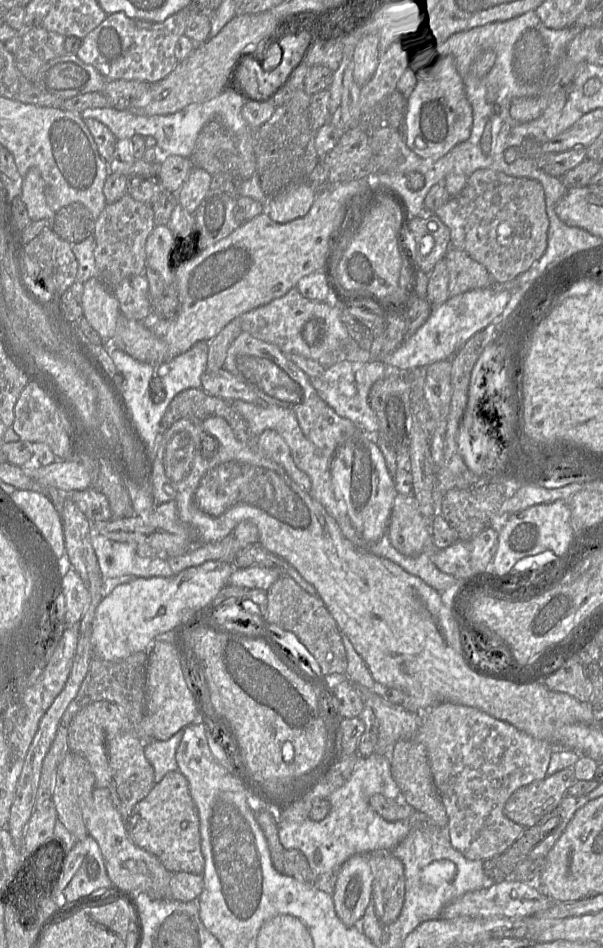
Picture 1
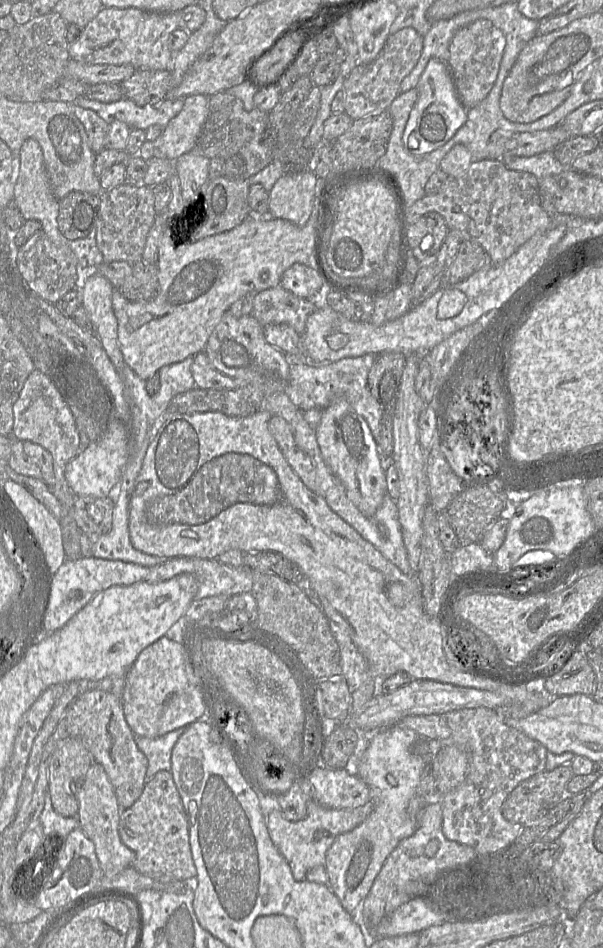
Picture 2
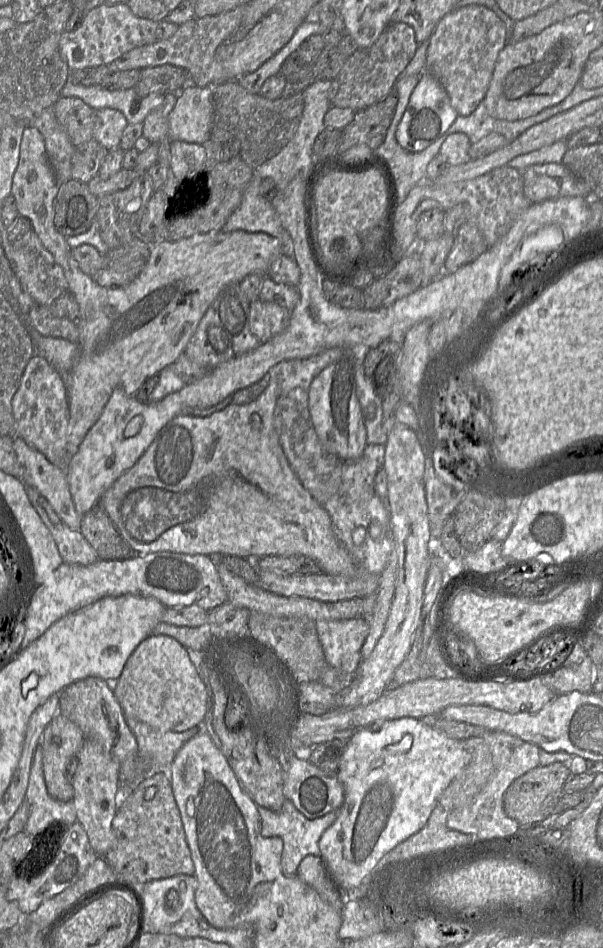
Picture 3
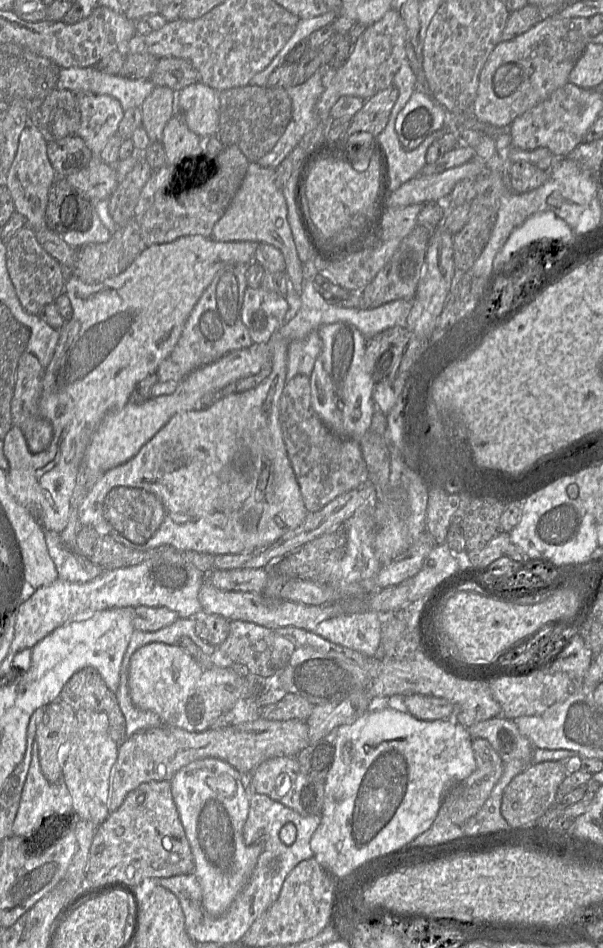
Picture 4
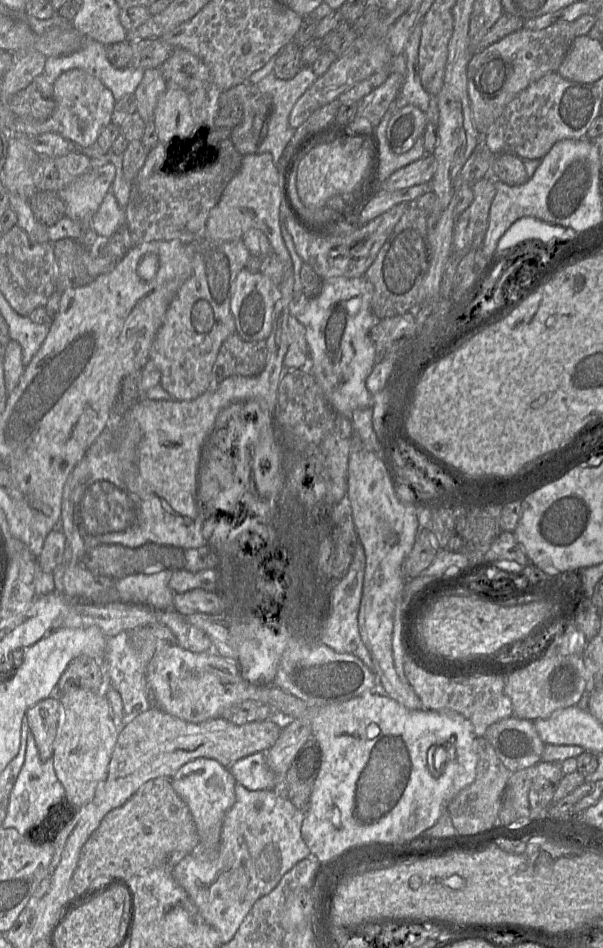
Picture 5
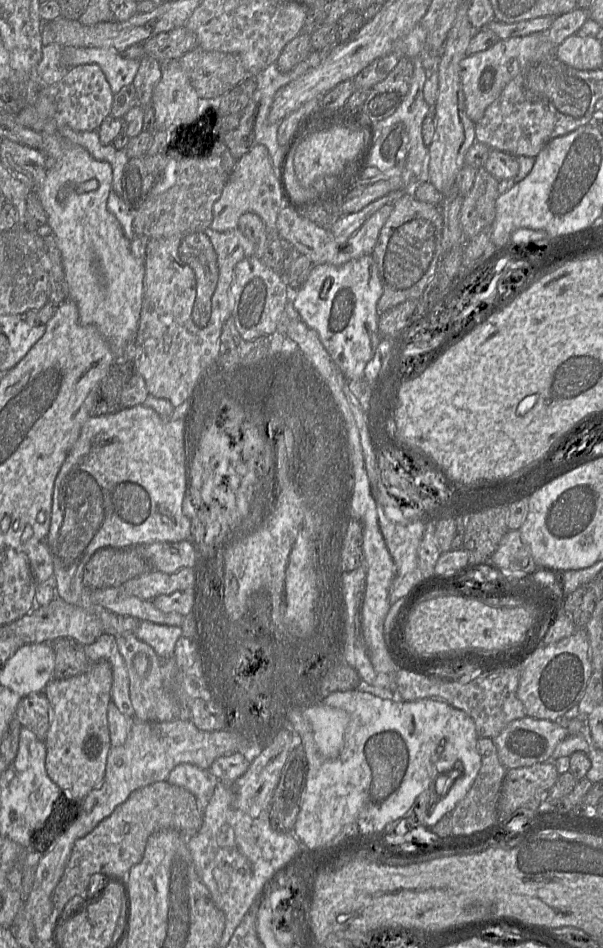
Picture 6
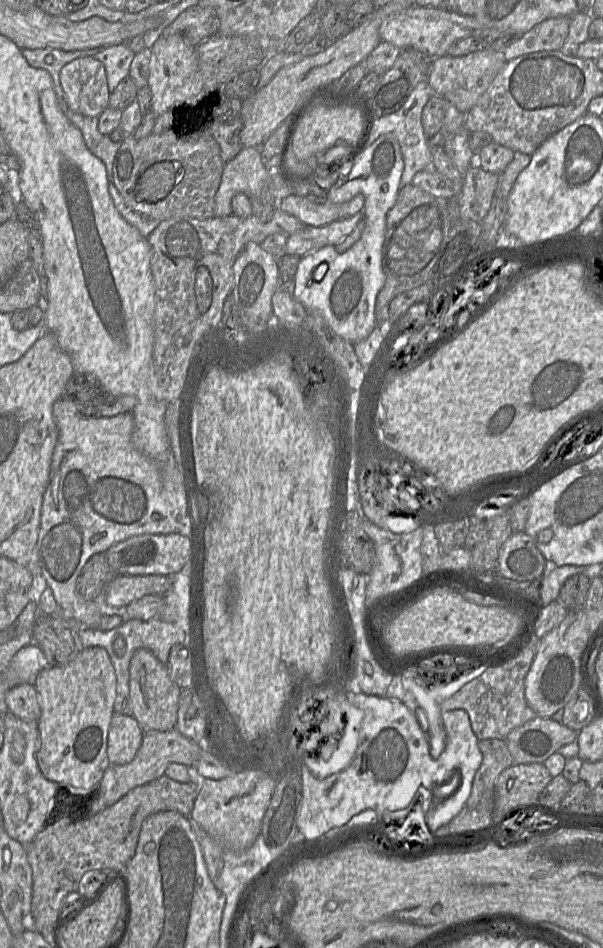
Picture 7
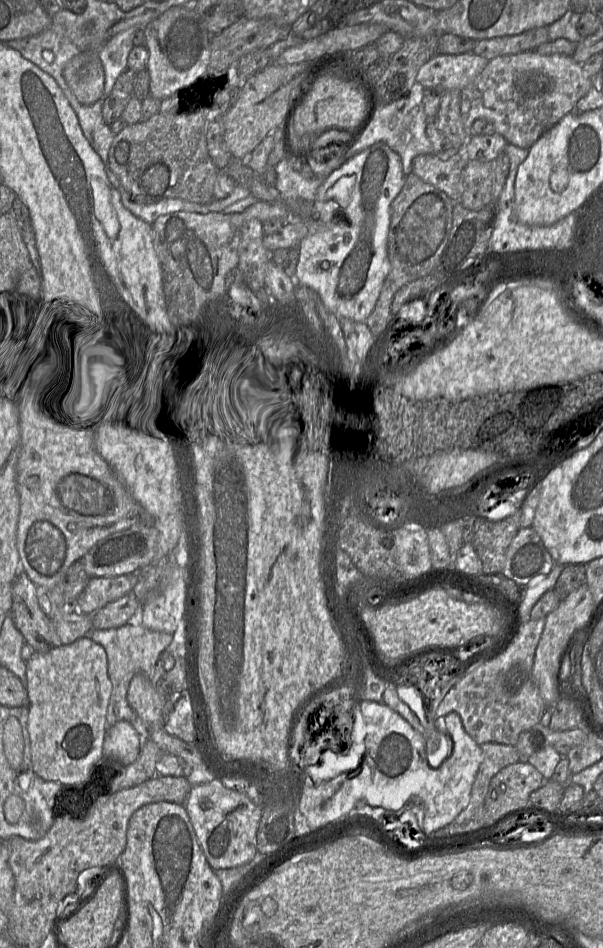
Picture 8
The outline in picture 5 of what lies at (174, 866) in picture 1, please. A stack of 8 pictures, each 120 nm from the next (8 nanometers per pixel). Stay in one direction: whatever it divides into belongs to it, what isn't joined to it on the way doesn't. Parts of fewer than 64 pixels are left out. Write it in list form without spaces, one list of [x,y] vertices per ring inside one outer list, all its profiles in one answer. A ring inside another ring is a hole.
[[[155,778],[151,779],[148,782],[144,783],[132,796],[131,798],[124,803],[122,806],[115,808],[108,812],[100,822],[100,825],[97,829],[90,835],[88,840],[82,846],[80,850],[80,856],[78,860],[77,867],[73,873],[71,879],[71,896],[77,893],[82,892],[83,890],[89,888],[93,884],[101,881],[106,878],[116,878],[122,879],[129,882],[135,882],[133,878],[138,878],[139,876],[146,875],[151,870],[159,867],[159,866],[170,866],[171,874],[173,867],[186,855],[196,852],[196,848],[198,848],[199,836],[197,833],[196,825],[194,823],[191,812],[184,802],[184,800],[175,792],[171,785],[171,778]]]

